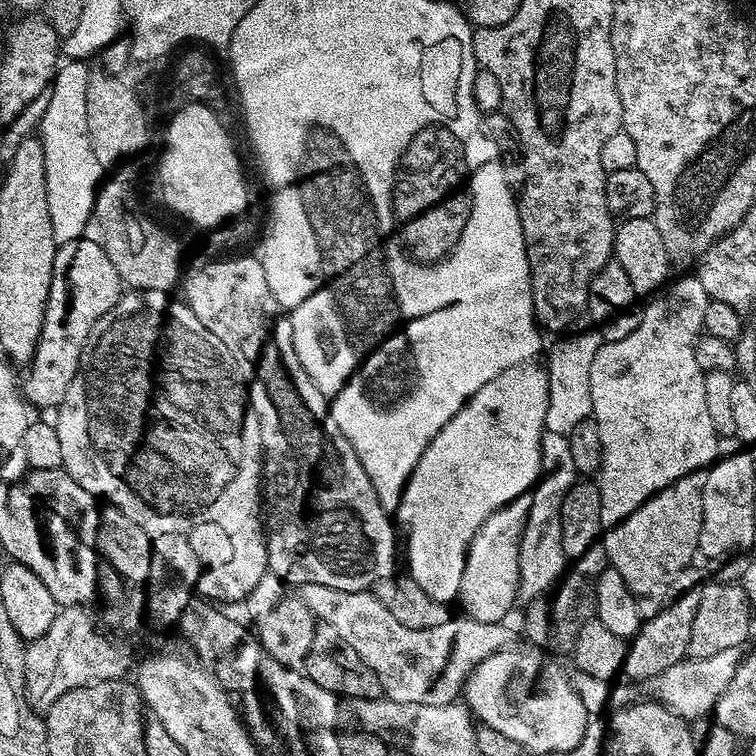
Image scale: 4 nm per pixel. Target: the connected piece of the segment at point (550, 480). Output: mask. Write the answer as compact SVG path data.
M545 431L540 443L540 470L542 479L531 493L532 504L527 505L528 520L524 523L524 532L520 536L520 553L518 554L520 591L518 596L524 602L547 592L566 572L562 534L560 533L560 503L566 490L570 490L570 486L578 479L567 435Z

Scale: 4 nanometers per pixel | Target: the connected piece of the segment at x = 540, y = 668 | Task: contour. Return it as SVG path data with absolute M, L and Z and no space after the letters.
M532 646L516 647L499 648L494 654L490 654L490 658L478 662L475 670L468 675L468 683L465 684L462 693L463 699L481 725L492 727L521 743L530 753L571 753L572 749L578 746L578 742L582 742L584 732L590 723L590 714L586 706L582 706L582 698L578 698L571 679L560 673L559 666L552 661L555 659L549 658L543 651Z

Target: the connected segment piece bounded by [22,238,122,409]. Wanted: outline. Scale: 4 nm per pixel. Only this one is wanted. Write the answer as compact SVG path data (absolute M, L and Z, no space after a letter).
M88 239L61 243L54 254L42 334L36 343L32 363L27 369L28 377L22 380L22 396L29 405L37 404L40 408L52 409L59 405L74 374L80 368L82 350L94 322L98 322L106 310L120 301L122 285L118 270L114 270L114 262L110 262L103 244Z

